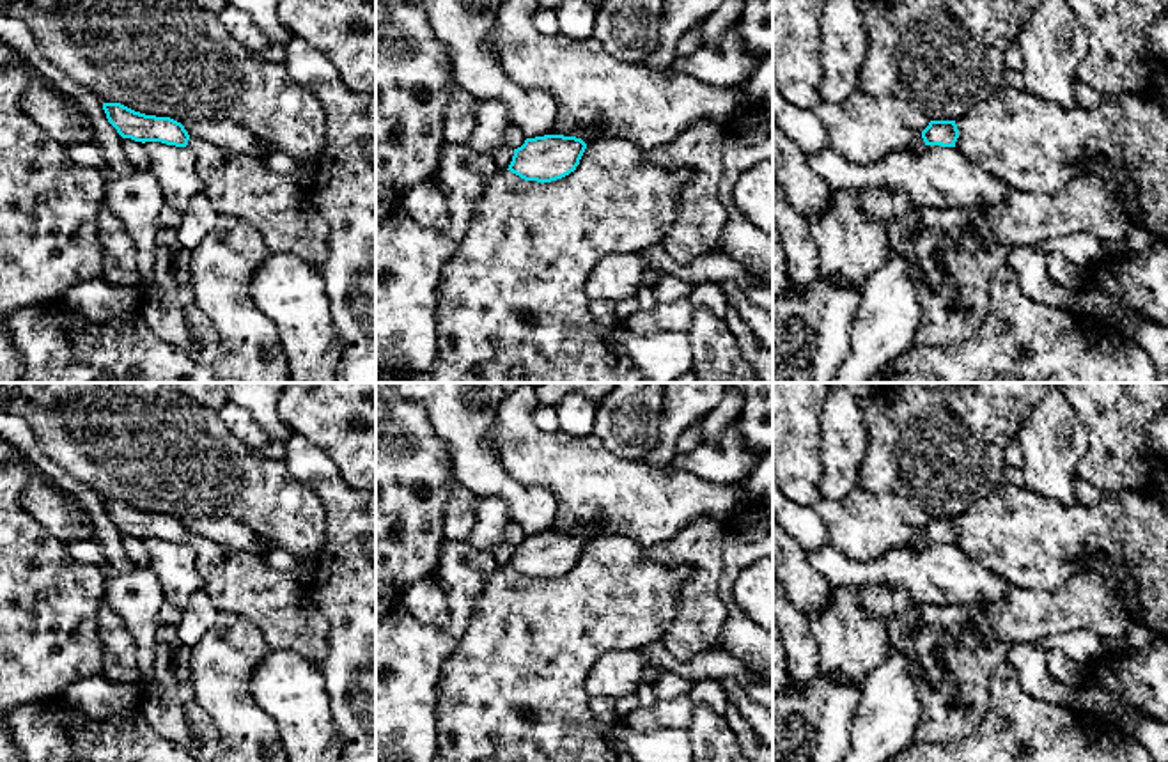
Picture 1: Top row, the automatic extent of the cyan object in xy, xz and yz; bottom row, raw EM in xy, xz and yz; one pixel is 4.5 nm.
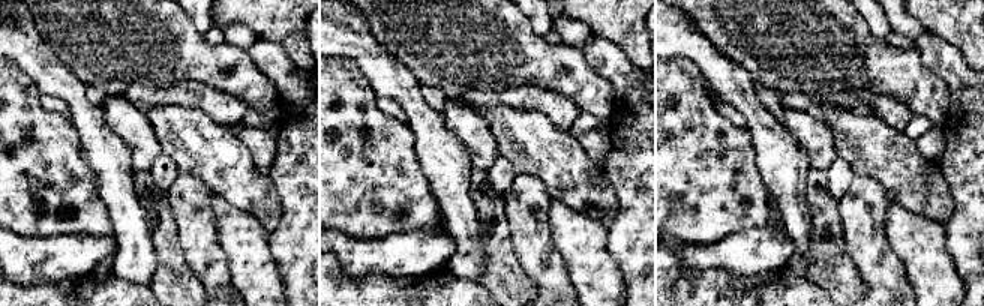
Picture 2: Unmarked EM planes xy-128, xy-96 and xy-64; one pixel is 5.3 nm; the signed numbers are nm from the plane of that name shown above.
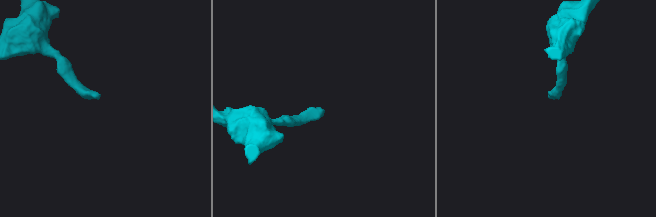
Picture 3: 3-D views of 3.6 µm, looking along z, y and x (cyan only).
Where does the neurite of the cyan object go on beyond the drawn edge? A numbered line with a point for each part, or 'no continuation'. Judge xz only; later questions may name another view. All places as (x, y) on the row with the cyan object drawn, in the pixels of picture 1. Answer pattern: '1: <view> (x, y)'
1: xz (587, 135)

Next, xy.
1: xy (241, 186)

